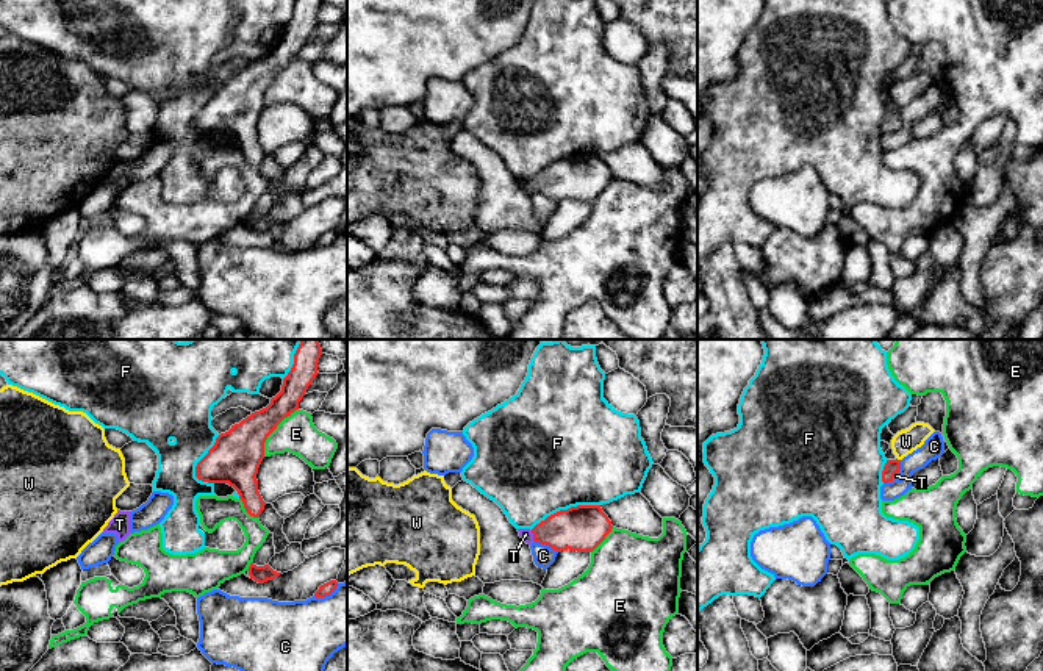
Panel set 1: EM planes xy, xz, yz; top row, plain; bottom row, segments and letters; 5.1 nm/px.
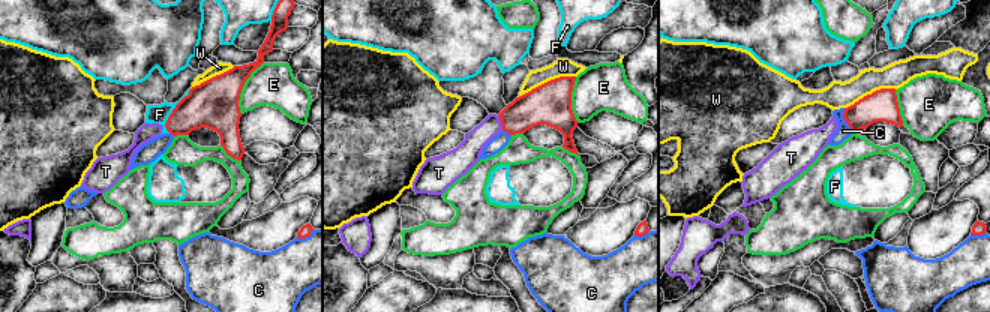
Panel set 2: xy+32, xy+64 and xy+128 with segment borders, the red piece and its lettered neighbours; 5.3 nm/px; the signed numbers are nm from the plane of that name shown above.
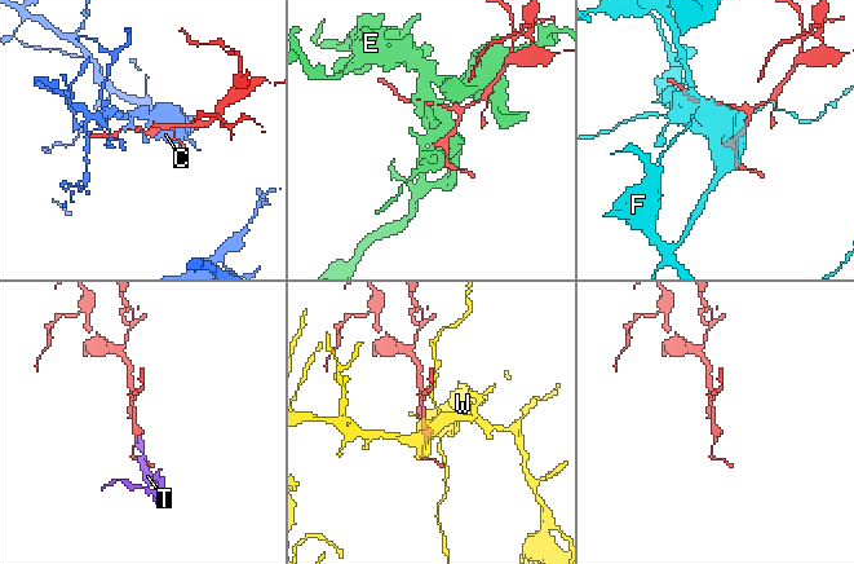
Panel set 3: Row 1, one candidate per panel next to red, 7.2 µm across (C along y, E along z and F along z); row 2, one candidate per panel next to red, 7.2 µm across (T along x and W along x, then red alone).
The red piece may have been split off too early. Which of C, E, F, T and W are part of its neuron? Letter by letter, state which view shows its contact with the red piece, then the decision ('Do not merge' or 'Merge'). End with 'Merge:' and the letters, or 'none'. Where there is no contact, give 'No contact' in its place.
C: Touches red in xz. Do not merge
E: Touches red in xy. Do not merge
F: Touches red in xz. Do not merge
T: Touches red in xz. Merge
W: Touches red in yz. Do not merge
Merge: T

